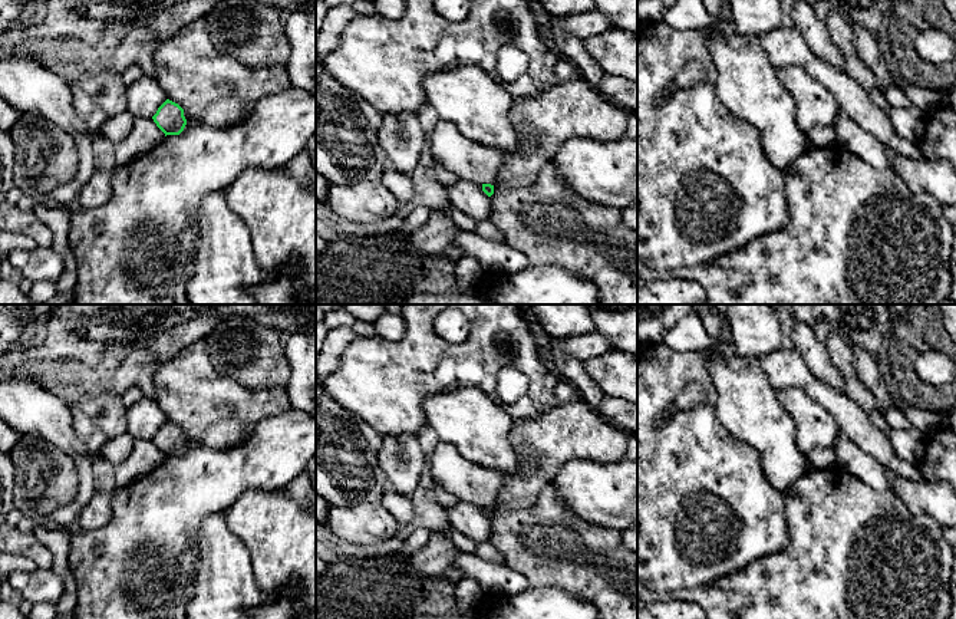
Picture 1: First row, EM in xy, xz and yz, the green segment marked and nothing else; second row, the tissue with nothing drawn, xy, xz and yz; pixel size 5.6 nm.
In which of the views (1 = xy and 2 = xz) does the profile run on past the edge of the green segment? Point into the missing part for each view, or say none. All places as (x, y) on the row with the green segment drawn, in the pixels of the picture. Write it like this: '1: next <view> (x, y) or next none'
1: next none
2: next none

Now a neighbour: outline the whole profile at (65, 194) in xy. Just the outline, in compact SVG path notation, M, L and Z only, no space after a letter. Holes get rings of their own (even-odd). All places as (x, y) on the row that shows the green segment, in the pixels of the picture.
M75 135L73 139L79 154L79 168L76 177L67 185L55 188L53 191L44 194L40 200L52 198L60 201L62 204L69 204L78 198L83 185L95 174L96 165L92 152L92 136Z

